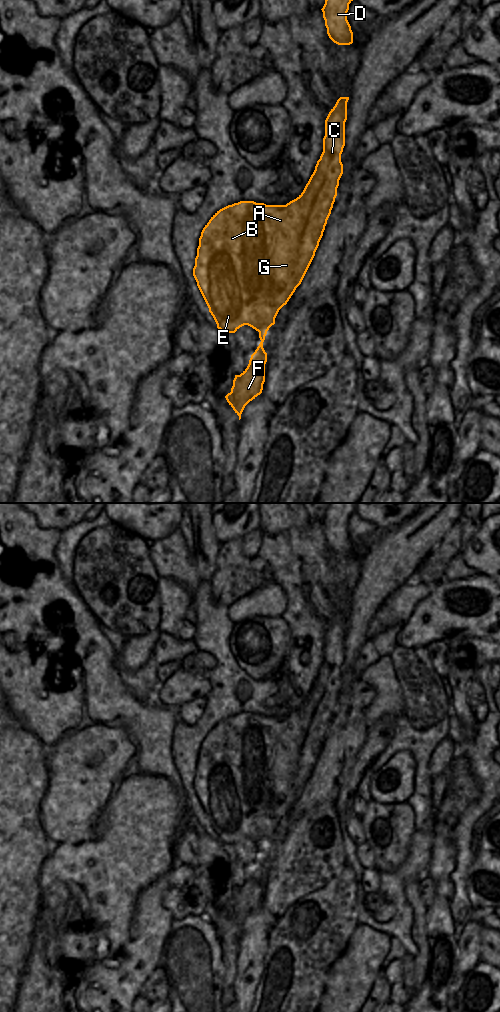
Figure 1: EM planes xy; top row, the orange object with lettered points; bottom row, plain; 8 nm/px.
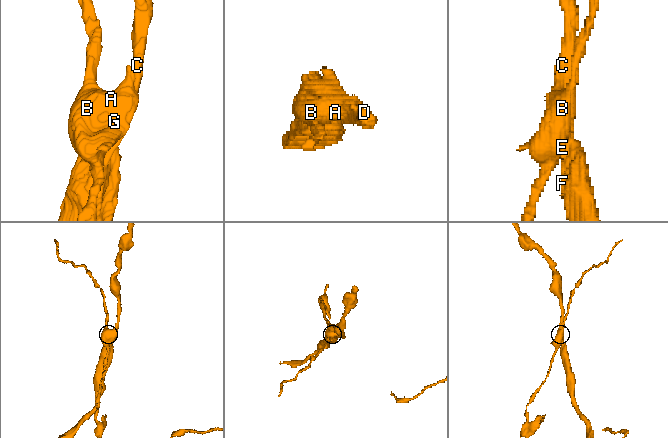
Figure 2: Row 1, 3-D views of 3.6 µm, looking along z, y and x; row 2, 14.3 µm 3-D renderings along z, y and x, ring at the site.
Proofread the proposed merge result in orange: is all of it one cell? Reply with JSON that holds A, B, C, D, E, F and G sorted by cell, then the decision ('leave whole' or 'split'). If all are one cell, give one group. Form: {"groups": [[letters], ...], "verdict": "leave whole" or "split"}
{"groups": [["A", "B", "E", "G"], ["C", "D", "F"]], "verdict": "split"}

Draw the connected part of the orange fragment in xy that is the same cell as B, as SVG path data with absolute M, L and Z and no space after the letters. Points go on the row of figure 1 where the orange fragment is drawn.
M321 160L317 161L315 170L306 184L303 192L294 200L286 205L266 205L264 203L256 203L254 201L240 201L232 205L228 205L217 211L205 225L199 238L199 246L197 248L197 256L195 258L195 266L193 268L193 276L197 282L197 286L209 308L209 312L213 316L217 328L223 333L235 333L240 327L248 325L258 331L268 331L275 324L275 318L279 310L287 304L297 286L297 258L299 256L299 246L303 232L307 226L309 216L311 214L311 202L308 199L315 194L315 188L321 174Z

